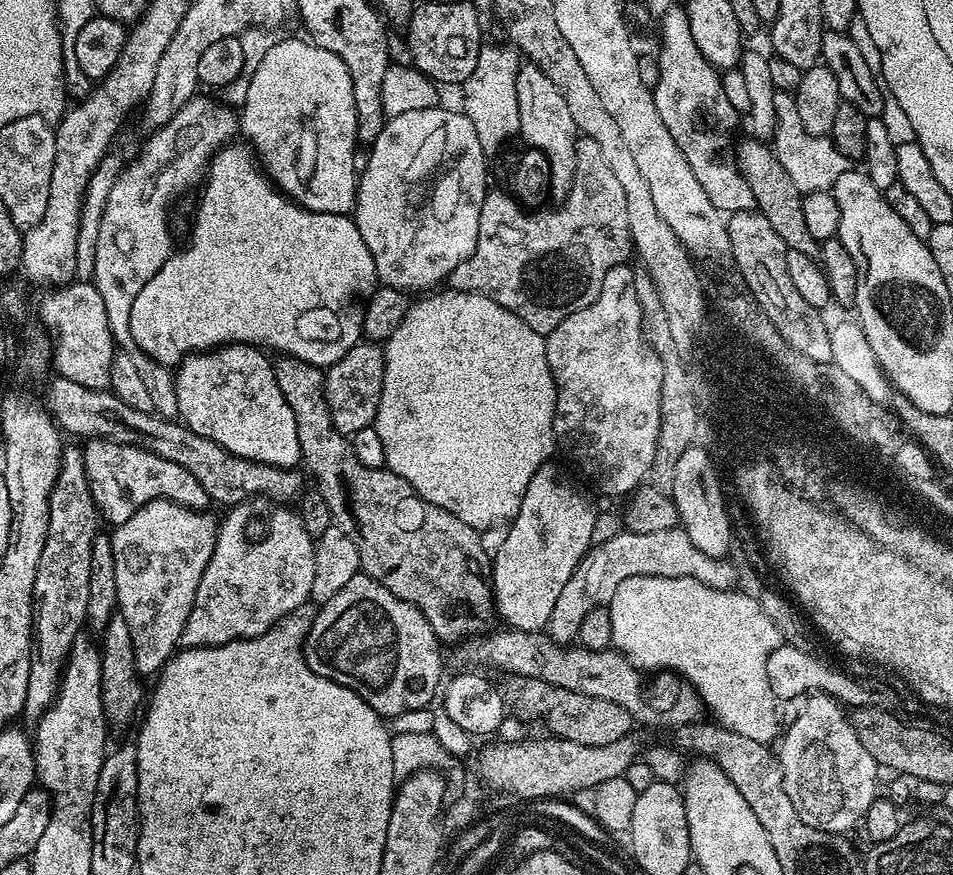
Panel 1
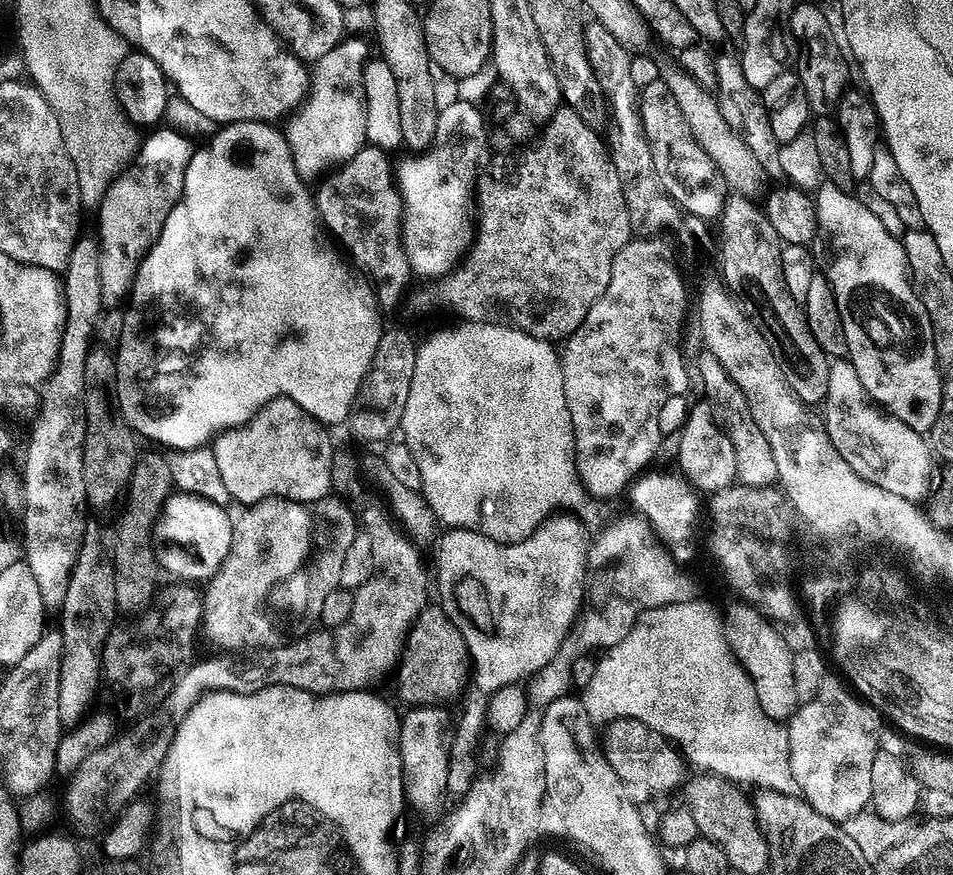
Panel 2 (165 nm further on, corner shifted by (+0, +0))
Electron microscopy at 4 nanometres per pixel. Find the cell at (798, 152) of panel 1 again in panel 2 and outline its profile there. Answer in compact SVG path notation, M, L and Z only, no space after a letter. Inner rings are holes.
M717 55L715 59L717 86L714 95L722 110L722 116L726 118L726 122L730 122L730 126L740 135L742 142L746 142L746 146L750 146L750 150L756 155L758 162L762 162L769 181L783 181L782 166L778 162L778 150L781 145L774 138L774 130L764 105L763 95L754 86L750 86L750 82L746 82L746 74L742 74L739 59L733 55L732 57Z

